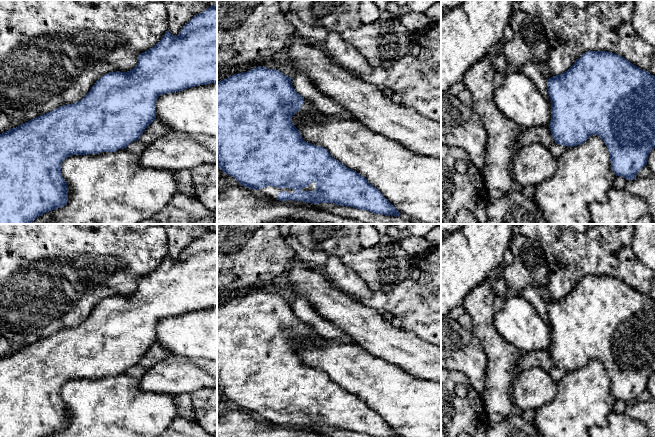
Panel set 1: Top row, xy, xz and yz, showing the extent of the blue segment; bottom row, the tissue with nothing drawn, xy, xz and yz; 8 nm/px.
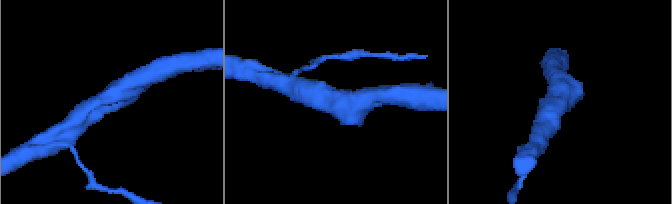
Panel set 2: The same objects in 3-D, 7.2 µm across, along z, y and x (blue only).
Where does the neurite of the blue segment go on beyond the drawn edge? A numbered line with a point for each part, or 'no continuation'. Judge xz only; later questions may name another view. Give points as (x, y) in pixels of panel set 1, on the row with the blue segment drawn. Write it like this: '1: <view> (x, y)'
1: xz (271, 192)

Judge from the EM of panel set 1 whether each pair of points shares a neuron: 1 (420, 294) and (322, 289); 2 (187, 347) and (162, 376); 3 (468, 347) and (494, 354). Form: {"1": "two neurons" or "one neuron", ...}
{"1": "two neurons", "2": "two neurons", "3": "two neurons"}

